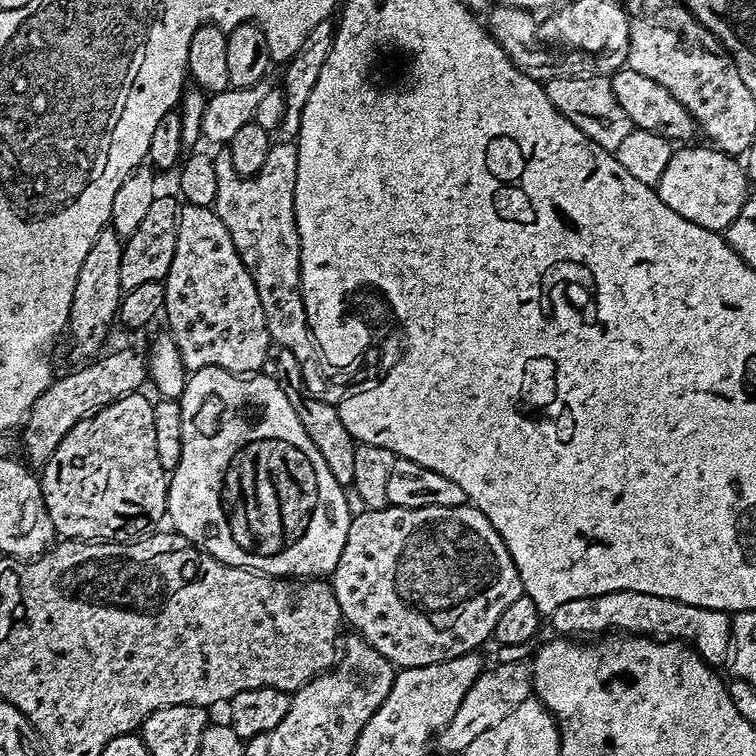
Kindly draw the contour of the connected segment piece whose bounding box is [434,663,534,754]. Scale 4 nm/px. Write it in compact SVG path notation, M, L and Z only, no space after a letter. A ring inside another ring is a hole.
M527 663L524 664L496 664L480 673L480 676L466 690L466 698L462 698L462 706L458 706L458 714L450 718L450 722L436 737L434 744L444 752L456 752L462 754L490 726L502 722L502 718L507 718L517 706L522 706L533 695L532 670Z

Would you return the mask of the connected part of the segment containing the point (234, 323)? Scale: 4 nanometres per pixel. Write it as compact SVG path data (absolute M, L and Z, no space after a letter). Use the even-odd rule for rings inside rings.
M181 203L180 217L178 218L178 246L174 246L174 262L170 262L168 277L162 281L164 285L164 311L163 319L168 319L167 331L170 333L172 340L176 343L176 349L180 355L180 360L189 373L197 372L203 368L221 368L227 372L237 374L256 374L261 371L260 368L264 363L269 363L270 341L268 339L268 327L266 326L266 314L262 314L262 302L258 302L258 290L254 286L254 278L246 270L242 258L238 258L238 250L234 250L234 238L230 238L230 230L222 226L222 218L212 208L203 208L193 204Z

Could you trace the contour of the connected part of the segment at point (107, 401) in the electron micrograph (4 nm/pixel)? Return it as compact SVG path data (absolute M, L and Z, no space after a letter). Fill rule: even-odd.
M128 348L107 352L81 363L65 376L57 375L48 389L38 394L22 425L24 452L28 455L26 460L29 465L43 466L54 454L54 450L58 450L58 442L62 442L62 438L66 438L66 434L70 434L70 430L78 426L78 422L118 402L118 398L143 389L144 380L146 384L150 376L145 353L131 352Z

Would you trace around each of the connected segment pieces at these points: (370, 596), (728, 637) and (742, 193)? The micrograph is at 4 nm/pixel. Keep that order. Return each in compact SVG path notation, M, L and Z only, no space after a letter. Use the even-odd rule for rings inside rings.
M471 503L462 506L422 506L421 508L393 508L369 512L352 517L350 534L346 534L346 546L342 546L342 558L338 558L338 566L330 574L330 583L338 598L340 615L345 621L353 624L355 631L378 654L382 654L397 669L430 666L438 662L446 662L450 658L458 658L467 652L477 651L479 644L489 643L494 626L498 626L498 617L519 596L524 595L524 587L520 581L518 570L506 550L503 538L494 530L494 526Z
M611 591L564 602L550 613L548 620L560 636L598 636L613 630L656 640L679 640L691 644L703 660L713 666L727 665L732 652L732 616L729 613L638 591Z
M680 146L673 151L662 178L654 186L656 193L674 214L682 214L682 218L711 232L723 233L738 218L738 210L742 210L750 195L748 173L735 156L727 156L711 146L688 147L692 146Z

